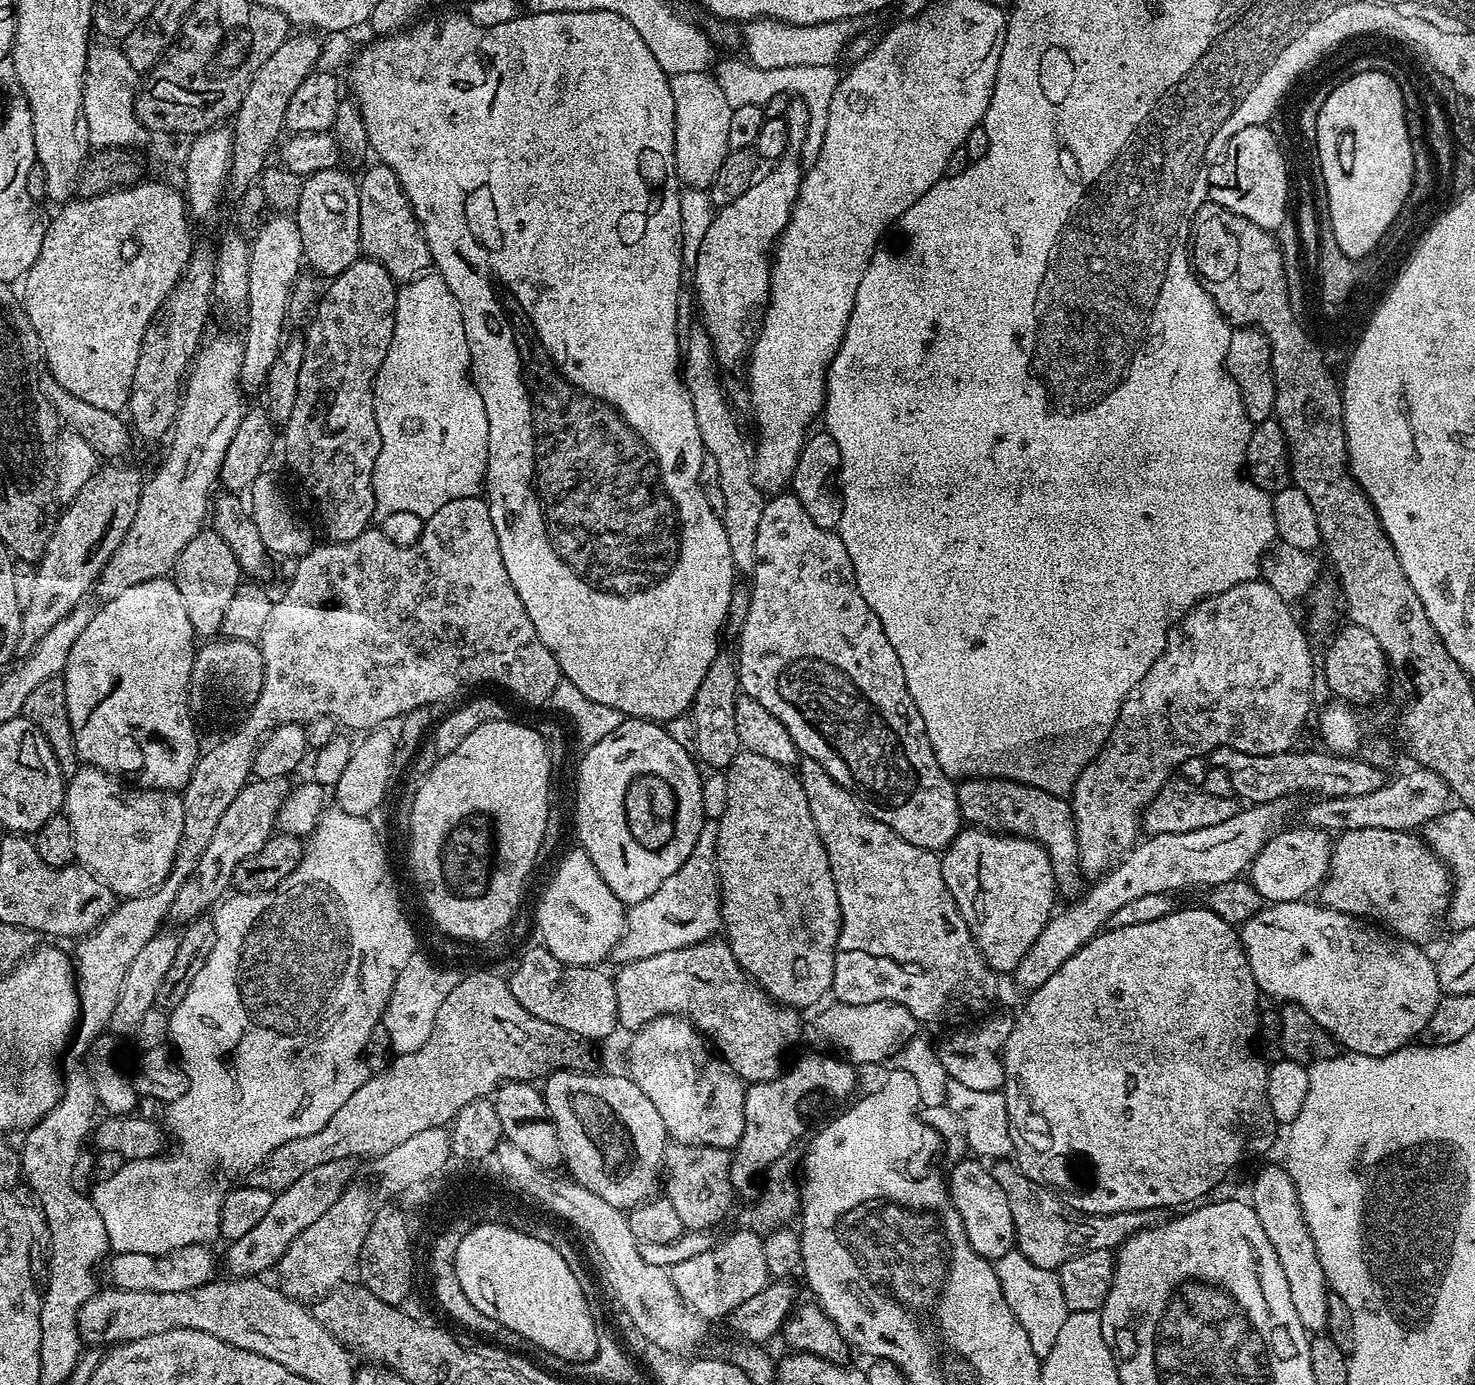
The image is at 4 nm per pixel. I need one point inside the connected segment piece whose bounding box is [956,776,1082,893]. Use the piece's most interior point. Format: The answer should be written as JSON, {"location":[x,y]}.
{"location":[1006,806]}

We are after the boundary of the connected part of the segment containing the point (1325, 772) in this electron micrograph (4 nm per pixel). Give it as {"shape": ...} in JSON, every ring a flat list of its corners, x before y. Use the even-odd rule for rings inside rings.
{"shape":[[1218,746,1210,753,1210,764,1218,770,1226,770,1236,796,1249,805,1272,804,1276,800,1292,798,1295,792,1317,792,1315,795,1320,798,1371,794,1386,783,1385,769,1367,759,1355,760,1355,755,1335,755,1327,750,1296,751,1255,756,1242,750,1234,750,1230,746]]}

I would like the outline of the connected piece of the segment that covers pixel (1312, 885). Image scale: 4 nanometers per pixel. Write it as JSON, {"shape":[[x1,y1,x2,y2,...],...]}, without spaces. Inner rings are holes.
{"shape":[[1299,827,1269,836,1262,850,1252,859,1250,882,1258,890,1261,901,1277,904,1311,897,1311,892,1313,895,1327,878,1333,845,1329,833,1321,828]]}

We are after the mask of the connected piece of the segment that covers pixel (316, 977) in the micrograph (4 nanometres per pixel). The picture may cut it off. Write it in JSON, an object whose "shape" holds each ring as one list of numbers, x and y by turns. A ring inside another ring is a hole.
{"shape":[[329,807,318,820,315,831,307,837,304,856,298,867,284,879,283,886,274,892,229,895,215,909,211,917,216,931,214,950,210,950,210,958,206,958,206,966,198,970,194,982,190,982,186,998,182,998,182,1002,178,1002,178,1006,171,1009,168,1018,171,1047,188,1076,186,1094,173,1100,167,1109,167,1127,170,1132,172,1127,173,1134,177,1136,176,1149,141,1160,125,1160,122,1170,118,1170,114,1178,99,1181,90,1192,90,1199,98,1214,102,1214,109,1245,114,1246,116,1252,164,1256,175,1248,208,1244,212,1239,217,1239,220,1236,220,1207,230,1182,239,1181,236,1180,239,1176,240,1179,247,1177,272,1151,282,1146,282,1142,290,1142,290,1138,306,1138,306,1134,318,1134,318,1130,322,1130,322,1126,326,1126,326,1122,334,1118,338,1106,342,1106,342,1102,346,1102,346,1098,350,1098,350,1094,354,1094,358,1086,367,1082,370,1069,364,1061,364,1051,368,1048,368,1039,381,1023,398,974,402,973,410,962,410,956,418,950,416,938,412,935,412,924,404,917,404,908,400,905,396,880,388,869,384,844,372,822,367,816,351,816,338,807]]}

